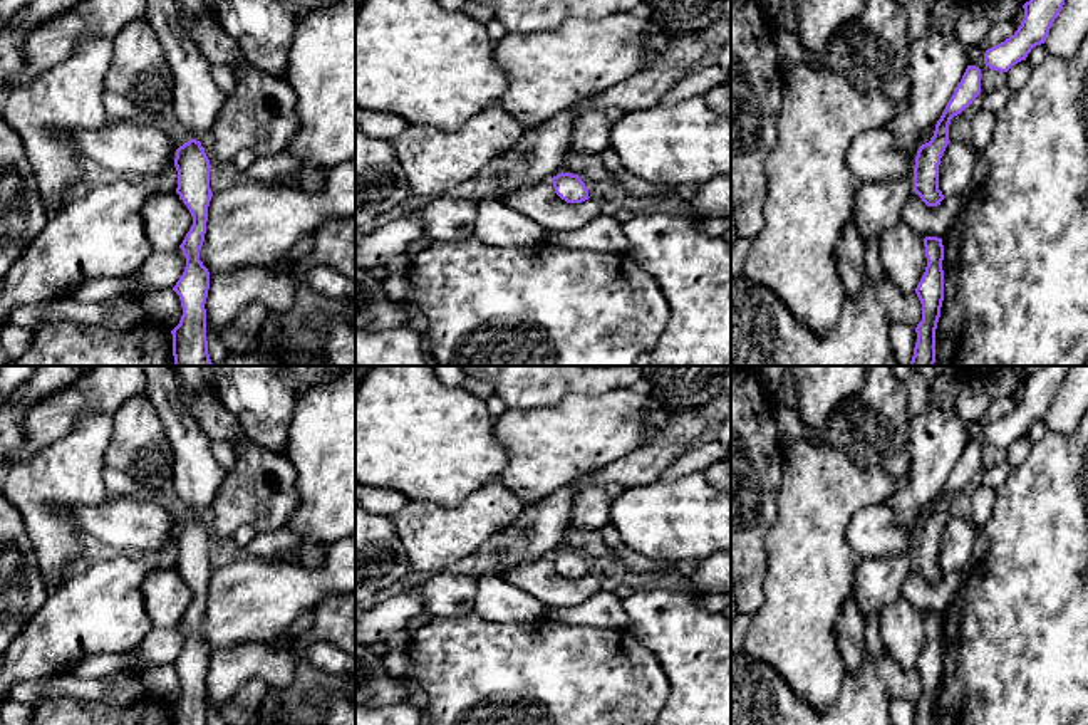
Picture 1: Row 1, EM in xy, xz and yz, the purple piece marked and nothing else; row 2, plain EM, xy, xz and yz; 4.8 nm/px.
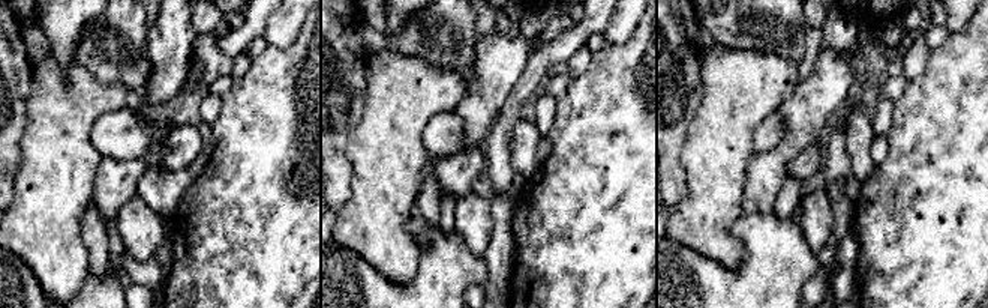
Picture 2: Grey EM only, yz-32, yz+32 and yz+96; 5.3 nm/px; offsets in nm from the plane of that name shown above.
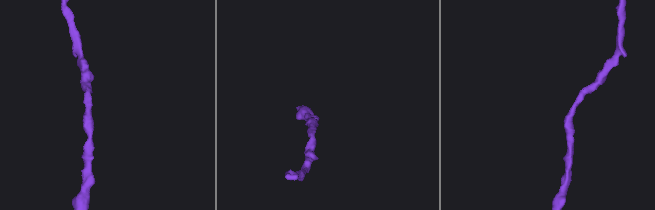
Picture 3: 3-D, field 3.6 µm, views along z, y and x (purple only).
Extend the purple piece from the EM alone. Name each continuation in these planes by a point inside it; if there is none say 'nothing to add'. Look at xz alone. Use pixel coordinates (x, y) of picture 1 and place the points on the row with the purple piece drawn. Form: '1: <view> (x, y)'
nothing to add

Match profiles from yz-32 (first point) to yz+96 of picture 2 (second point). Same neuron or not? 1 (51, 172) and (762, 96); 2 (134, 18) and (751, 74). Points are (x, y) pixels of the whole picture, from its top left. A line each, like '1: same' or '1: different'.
1: same
2: different

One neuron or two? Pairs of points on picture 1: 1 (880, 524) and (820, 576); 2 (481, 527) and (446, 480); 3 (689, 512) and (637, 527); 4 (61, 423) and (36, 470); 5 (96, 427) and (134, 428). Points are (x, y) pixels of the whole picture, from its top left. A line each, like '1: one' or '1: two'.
1: two
2: two
3: one
4: two
5: two

